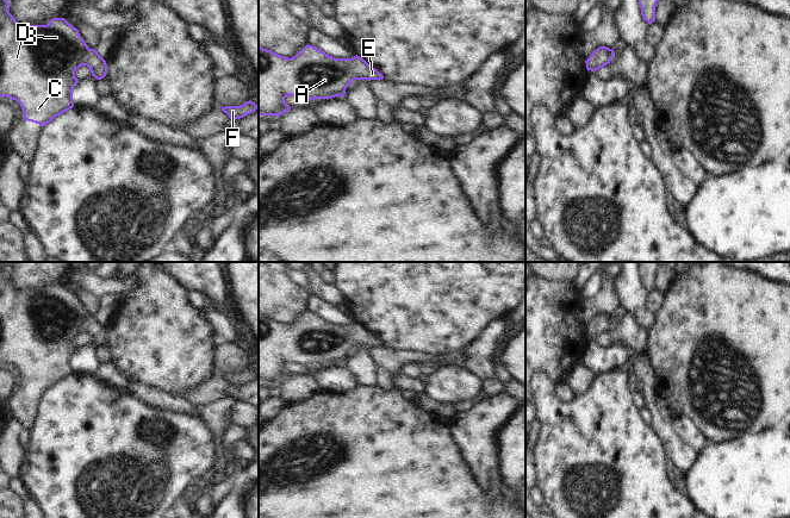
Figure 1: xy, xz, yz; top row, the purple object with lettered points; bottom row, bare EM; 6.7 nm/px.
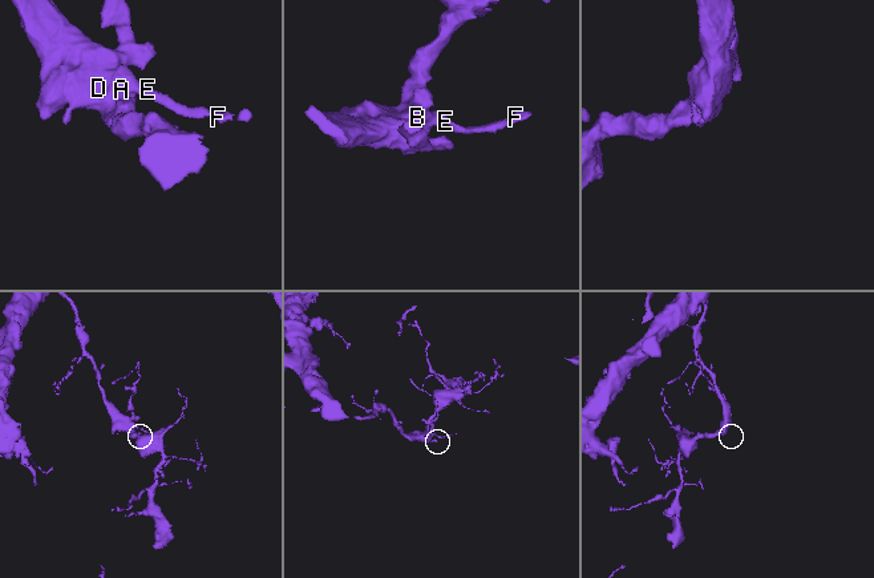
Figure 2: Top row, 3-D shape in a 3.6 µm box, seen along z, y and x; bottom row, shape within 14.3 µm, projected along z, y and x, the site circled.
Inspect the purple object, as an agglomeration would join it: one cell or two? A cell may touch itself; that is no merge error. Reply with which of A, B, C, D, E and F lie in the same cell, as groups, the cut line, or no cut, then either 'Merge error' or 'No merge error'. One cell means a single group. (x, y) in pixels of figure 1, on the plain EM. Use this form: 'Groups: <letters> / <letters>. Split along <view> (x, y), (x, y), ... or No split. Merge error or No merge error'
Groups: A B C D E F. No split. No merge error

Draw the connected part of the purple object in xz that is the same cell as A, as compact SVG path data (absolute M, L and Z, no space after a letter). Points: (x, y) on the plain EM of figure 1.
M307 311L288 325L259 313L259 382L281 382L291 376L285 369L287 362L306 367L343 363L354 347L382 347L384 343L362 324L335 325Z

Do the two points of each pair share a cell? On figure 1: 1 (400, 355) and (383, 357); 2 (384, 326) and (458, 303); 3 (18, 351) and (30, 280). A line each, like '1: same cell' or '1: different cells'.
1: same cell
2: same cell
3: different cells

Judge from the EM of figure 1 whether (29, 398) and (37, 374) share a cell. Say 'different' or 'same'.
same

